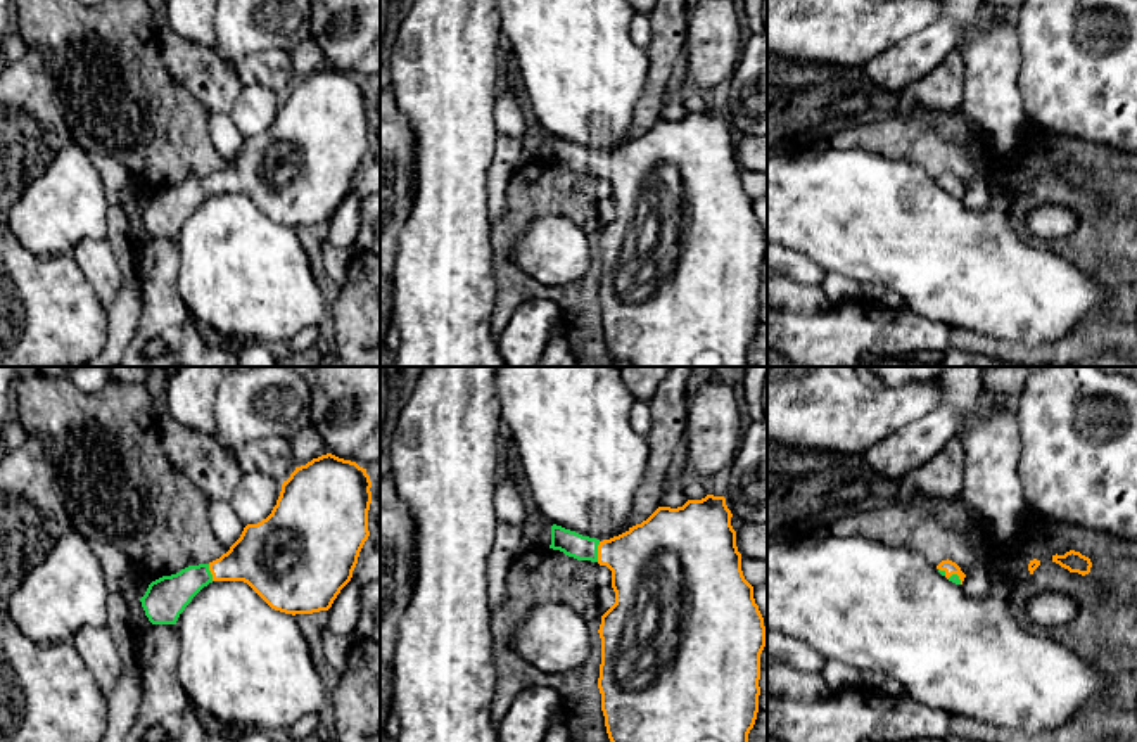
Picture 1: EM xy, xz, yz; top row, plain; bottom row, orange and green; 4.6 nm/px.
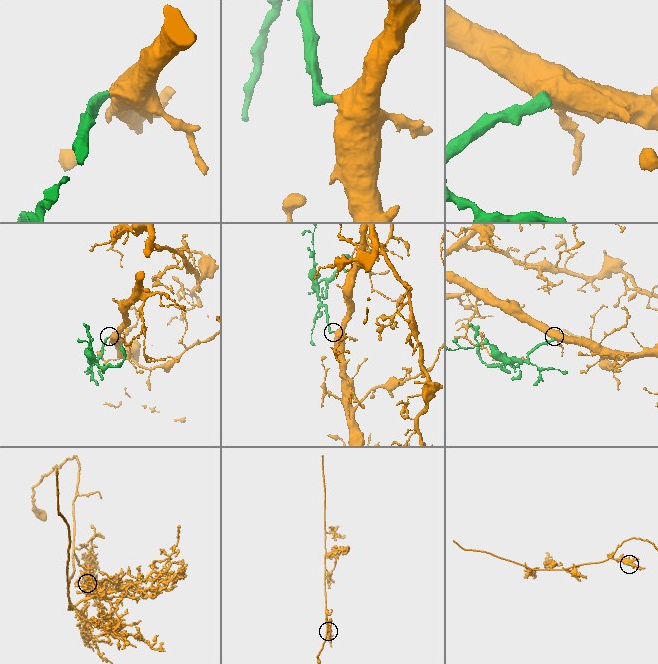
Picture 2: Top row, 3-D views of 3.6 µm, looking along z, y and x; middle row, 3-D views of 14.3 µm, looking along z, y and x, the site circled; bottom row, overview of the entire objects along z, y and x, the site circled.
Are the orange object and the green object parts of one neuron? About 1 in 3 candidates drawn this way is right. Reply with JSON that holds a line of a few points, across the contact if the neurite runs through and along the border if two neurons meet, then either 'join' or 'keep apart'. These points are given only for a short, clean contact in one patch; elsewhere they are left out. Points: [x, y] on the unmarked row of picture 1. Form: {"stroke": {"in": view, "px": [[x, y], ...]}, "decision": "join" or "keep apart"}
{"stroke": {"in": "xz", "px": [[650, 177], [631, 168], [598, 165], [572, 156]]}, "decision": "join"}

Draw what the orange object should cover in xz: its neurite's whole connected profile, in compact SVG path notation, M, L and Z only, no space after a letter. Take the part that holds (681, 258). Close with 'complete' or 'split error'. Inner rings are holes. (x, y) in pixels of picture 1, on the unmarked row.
M707 107L683 119L658 119L646 133L610 152L582 149L551 138L549 161L612 183L615 216L601 228L601 277L598 301L613 361L629 367L748 367L760 308L760 266L765 239L753 199L741 183L741 166L724 109Z; split error

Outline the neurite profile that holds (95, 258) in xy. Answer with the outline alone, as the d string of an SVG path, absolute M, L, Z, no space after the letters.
M107 239L81 240L73 256L83 275L93 287L100 303L107 308L123 285L119 261Z

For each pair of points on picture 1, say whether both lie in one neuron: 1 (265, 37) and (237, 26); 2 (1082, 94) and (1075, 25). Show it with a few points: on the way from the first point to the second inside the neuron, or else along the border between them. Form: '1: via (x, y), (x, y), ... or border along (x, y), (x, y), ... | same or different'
1: via (258, 30), (244, 26) | same
2: via (1082, 76), (1082, 42) | same

